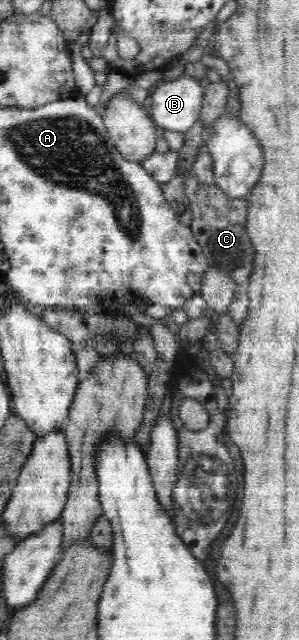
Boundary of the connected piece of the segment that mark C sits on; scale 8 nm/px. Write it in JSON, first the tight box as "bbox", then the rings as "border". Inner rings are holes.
{"bbox":[184,173,254,287],"border":[[[194,173],[189,175],[187,180],[184,180],[184,192],[189,198],[192,209],[192,221],[189,227],[196,242],[204,251],[208,268],[233,275],[238,286],[246,287],[254,264],[253,244],[250,242],[246,229],[250,206],[248,199],[226,197],[226,194],[218,189],[215,183],[209,186],[202,185]]]}

